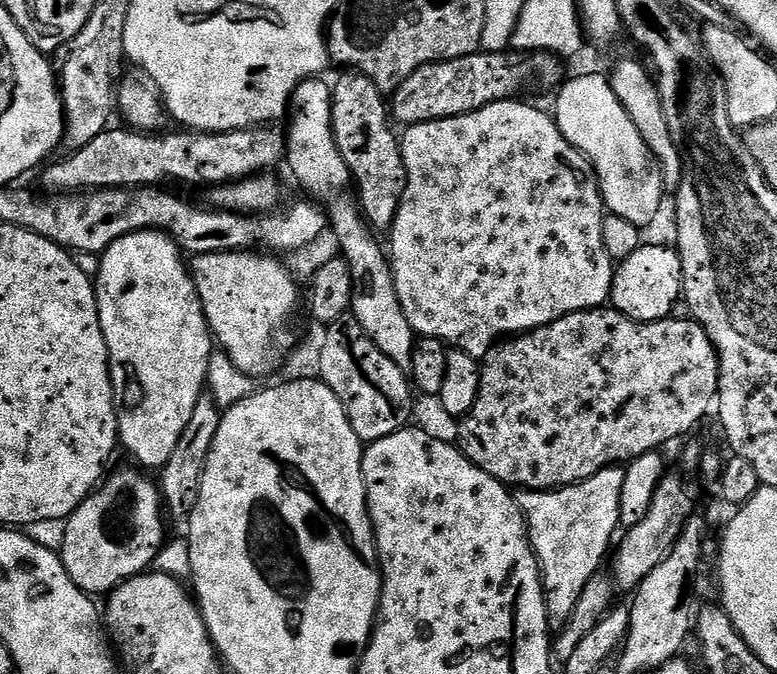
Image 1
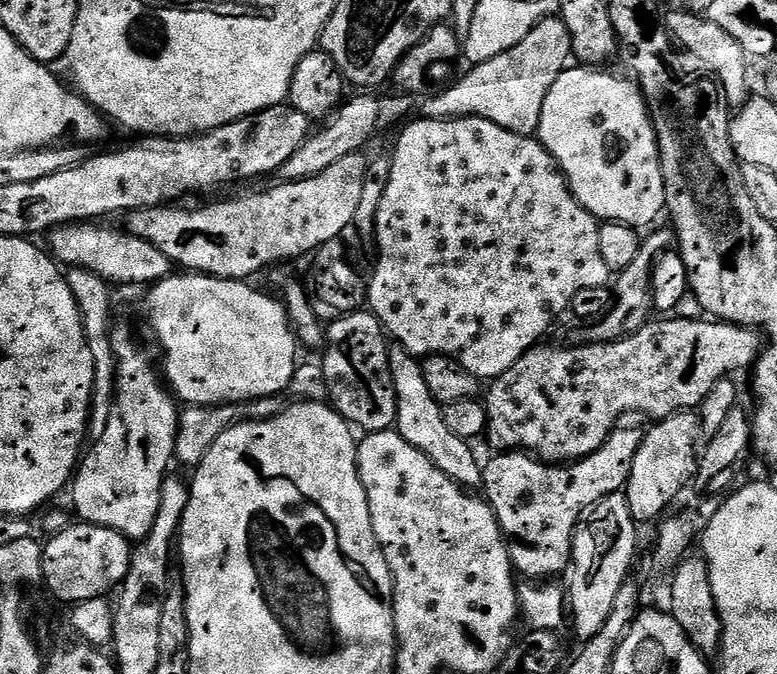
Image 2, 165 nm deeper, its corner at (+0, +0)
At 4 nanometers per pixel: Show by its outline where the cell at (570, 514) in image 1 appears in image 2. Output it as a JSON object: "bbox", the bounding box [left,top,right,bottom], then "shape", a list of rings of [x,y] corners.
{"bbox":[483,427,642,582],"shape":[[[617,427],[594,454],[567,466],[545,464],[527,452],[500,452],[489,464],[483,465],[483,495],[492,505],[504,539],[508,541],[512,567],[521,577],[544,582],[563,572],[565,575],[572,562],[576,530],[586,513],[610,494],[625,491],[642,432],[624,427]]]}

